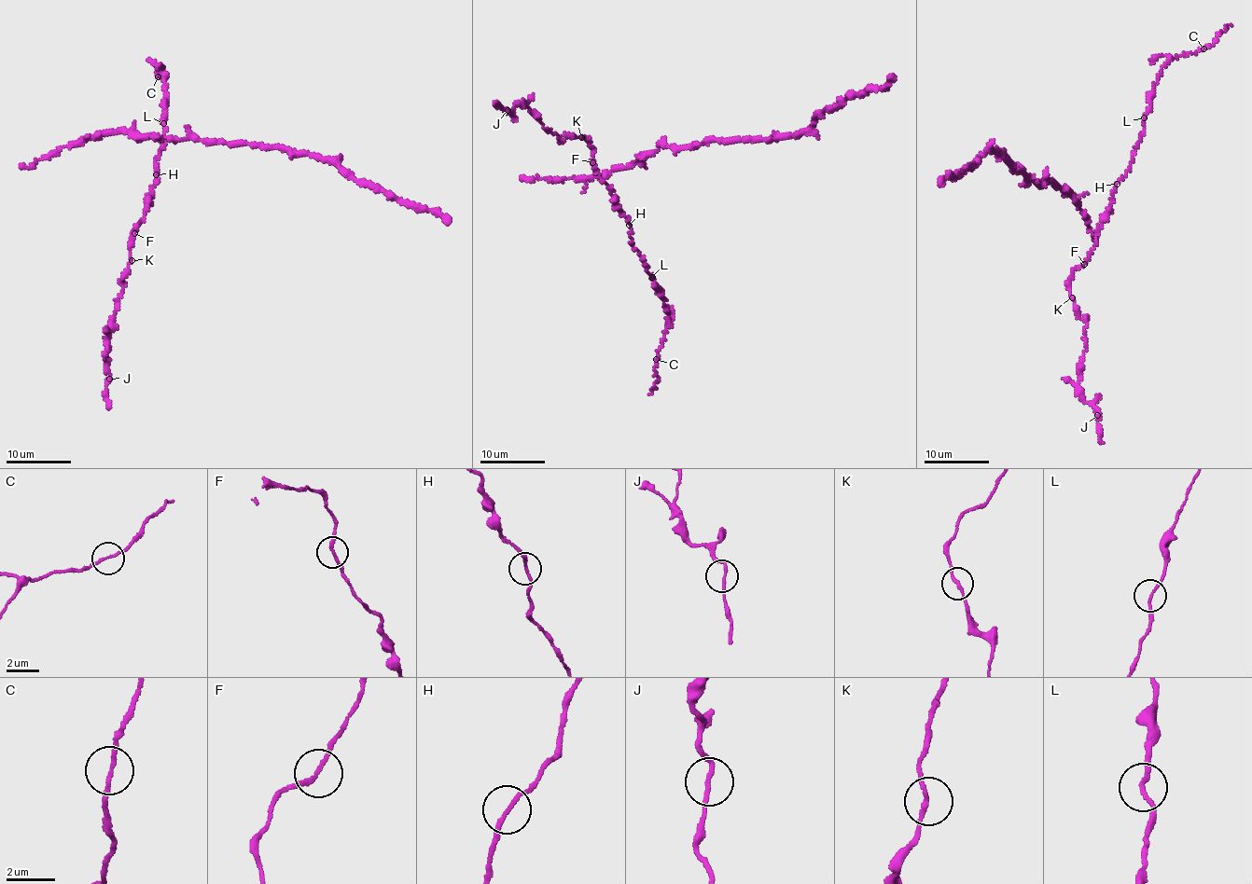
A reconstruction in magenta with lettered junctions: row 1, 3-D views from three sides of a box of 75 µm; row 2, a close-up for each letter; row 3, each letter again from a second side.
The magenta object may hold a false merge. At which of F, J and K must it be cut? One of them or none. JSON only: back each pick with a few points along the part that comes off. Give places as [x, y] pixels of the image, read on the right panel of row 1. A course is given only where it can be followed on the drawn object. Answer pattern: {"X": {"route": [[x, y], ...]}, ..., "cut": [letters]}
{"cut": []}

